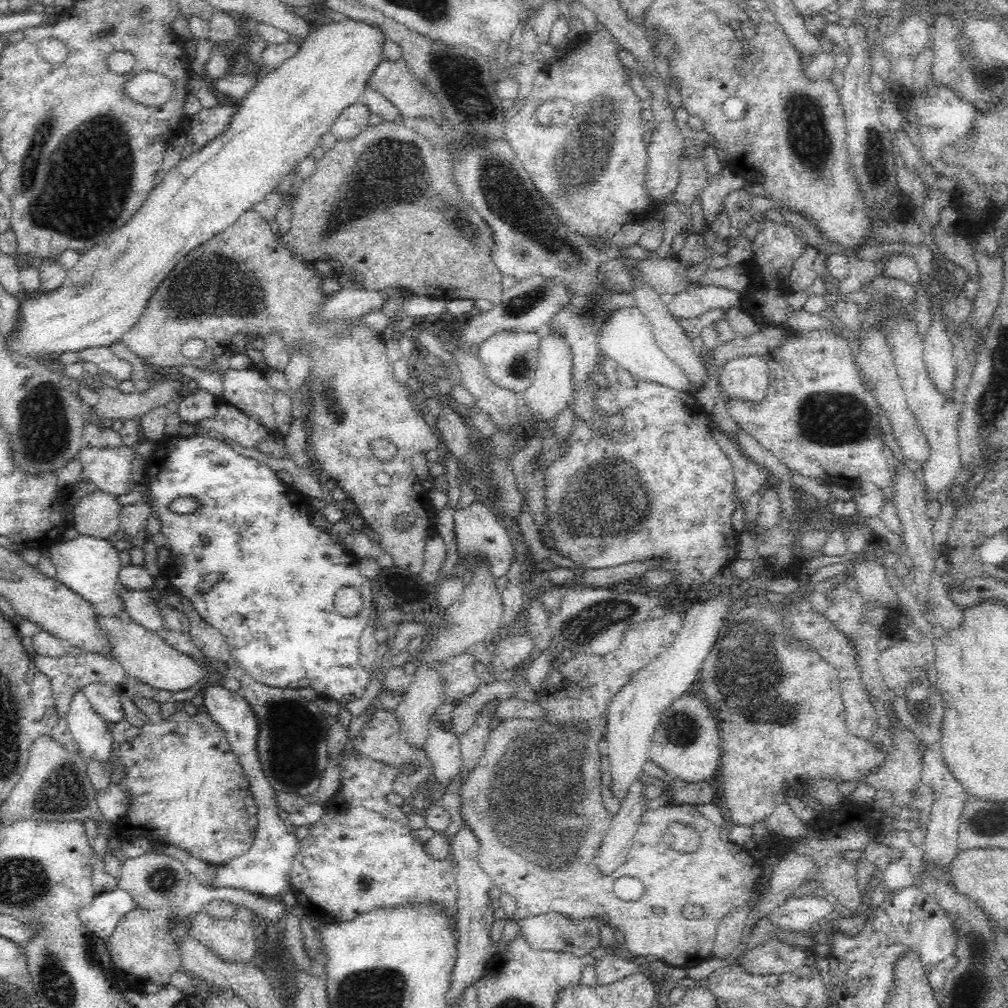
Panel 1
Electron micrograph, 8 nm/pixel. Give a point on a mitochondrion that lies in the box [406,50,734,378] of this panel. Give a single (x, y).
(578, 166)

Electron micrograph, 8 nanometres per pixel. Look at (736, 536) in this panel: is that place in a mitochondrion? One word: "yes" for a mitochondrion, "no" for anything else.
no

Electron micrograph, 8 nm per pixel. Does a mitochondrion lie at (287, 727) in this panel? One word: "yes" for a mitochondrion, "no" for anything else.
yes

